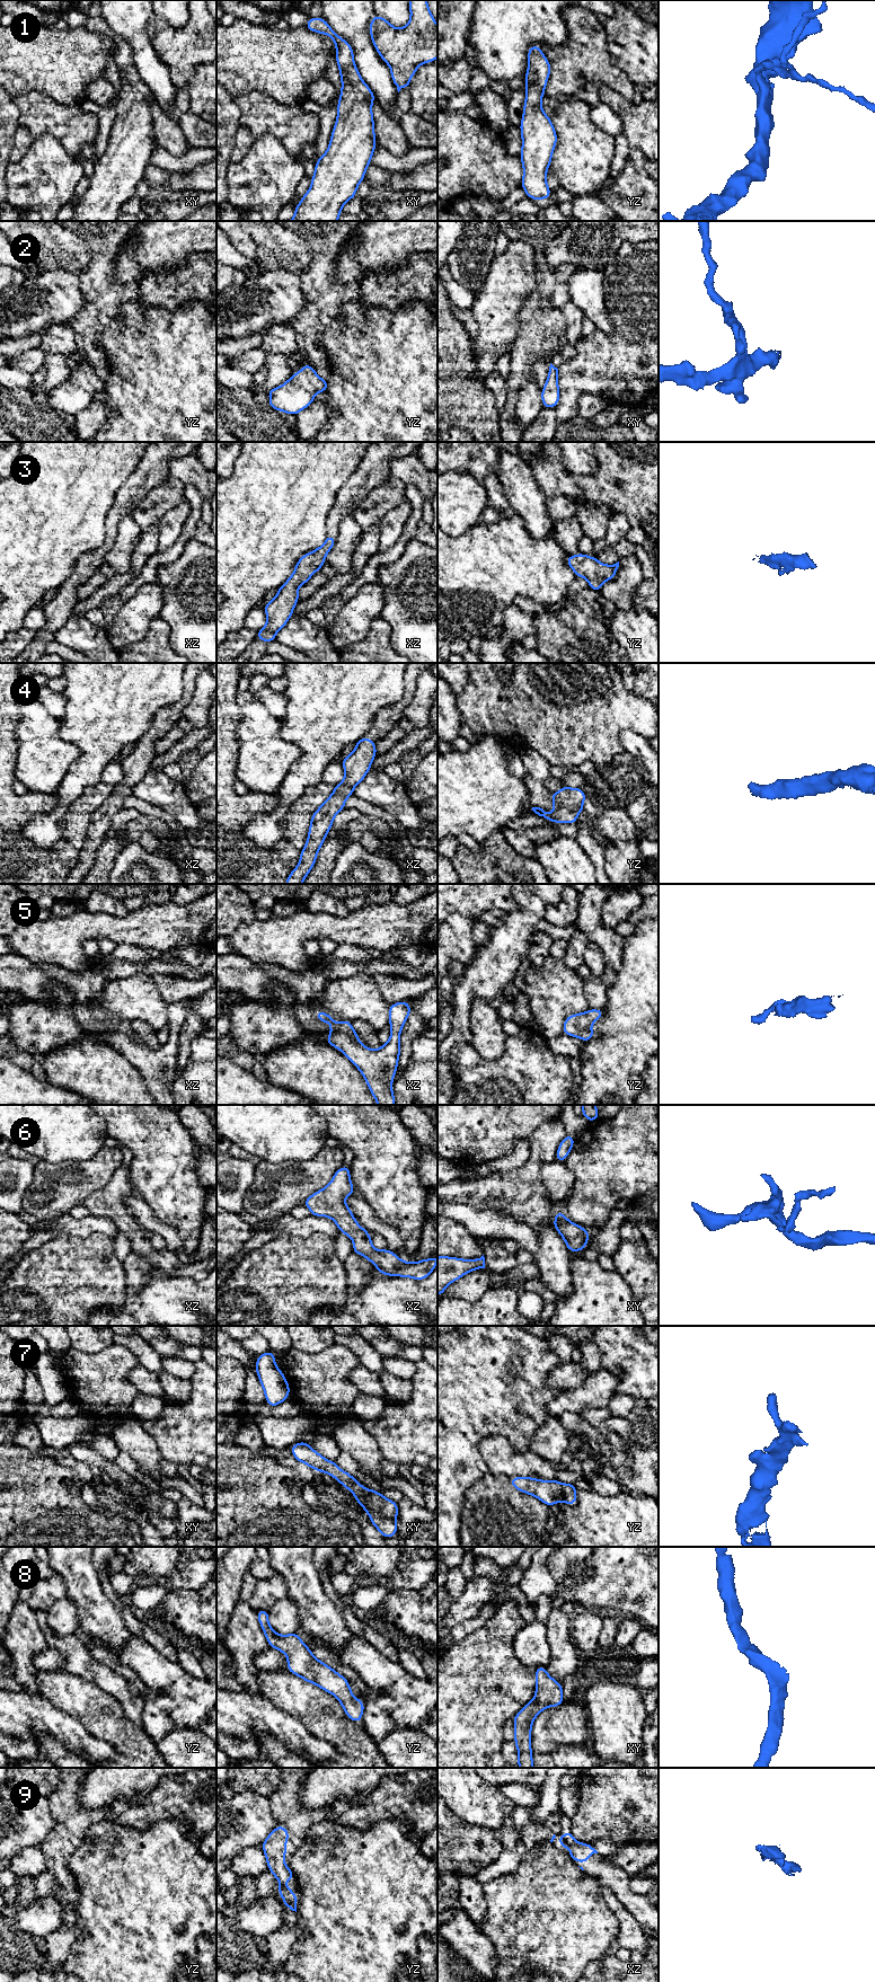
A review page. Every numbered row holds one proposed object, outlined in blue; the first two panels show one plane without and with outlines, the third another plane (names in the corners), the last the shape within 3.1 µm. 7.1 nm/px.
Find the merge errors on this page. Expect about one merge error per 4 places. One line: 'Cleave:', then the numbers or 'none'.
Cleave: 9

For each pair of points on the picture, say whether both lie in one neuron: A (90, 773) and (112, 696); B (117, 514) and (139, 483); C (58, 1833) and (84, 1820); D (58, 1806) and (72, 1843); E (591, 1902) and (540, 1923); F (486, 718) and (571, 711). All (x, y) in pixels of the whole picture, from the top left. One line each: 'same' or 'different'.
A: same
B: same
C: same
D: same
E: same
F: same

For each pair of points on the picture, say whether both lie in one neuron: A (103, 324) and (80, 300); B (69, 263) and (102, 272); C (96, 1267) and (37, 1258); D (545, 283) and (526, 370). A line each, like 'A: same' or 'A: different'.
A: different
B: different
C: same
D: same

